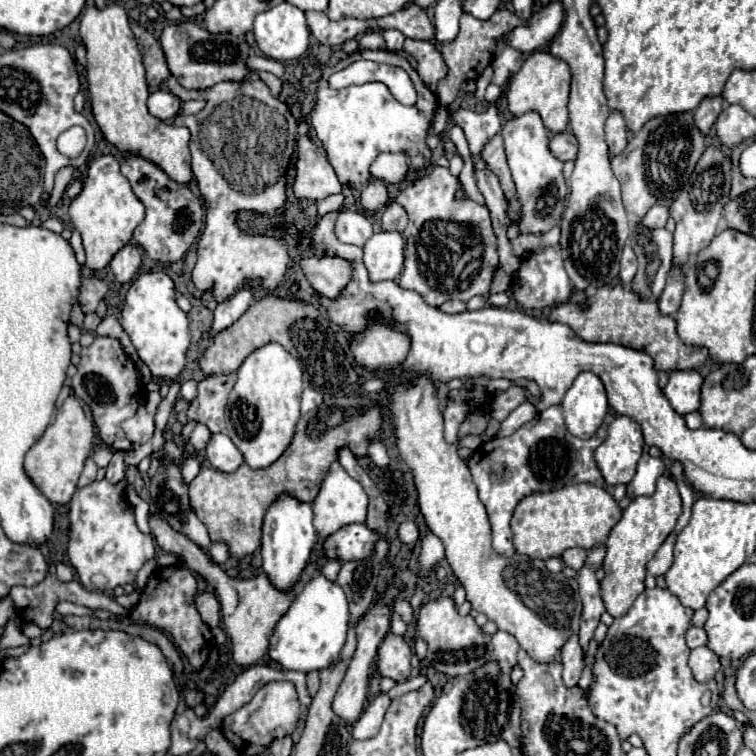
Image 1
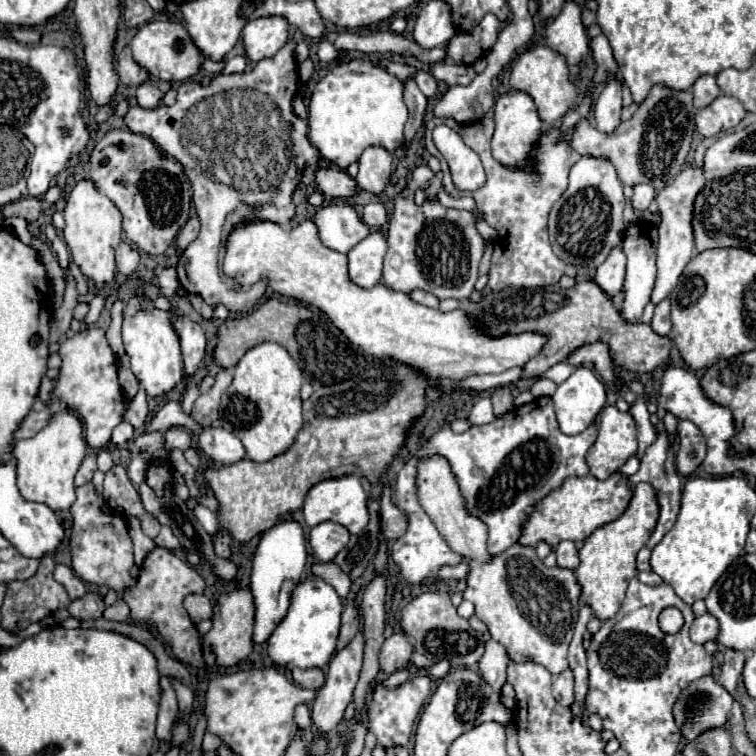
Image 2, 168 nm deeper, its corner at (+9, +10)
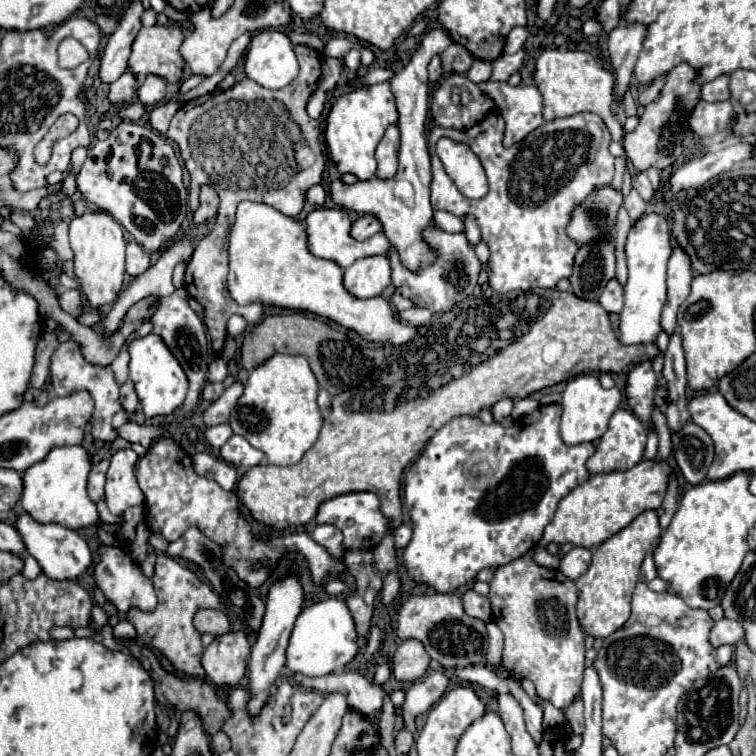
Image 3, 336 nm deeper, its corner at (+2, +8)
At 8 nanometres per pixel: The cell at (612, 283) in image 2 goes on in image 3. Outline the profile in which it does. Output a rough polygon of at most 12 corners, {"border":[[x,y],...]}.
{"border":[[612,278],[600,294],[606,312],[620,312],[624,286]]}

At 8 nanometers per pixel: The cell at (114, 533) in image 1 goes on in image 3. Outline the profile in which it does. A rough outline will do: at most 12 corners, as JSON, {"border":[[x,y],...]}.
{"border":[[98,546],[96,586],[118,608],[156,608],[126,546]]}

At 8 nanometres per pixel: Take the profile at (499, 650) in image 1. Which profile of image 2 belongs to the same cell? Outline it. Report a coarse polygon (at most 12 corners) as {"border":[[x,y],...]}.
{"border":[[489,640],[479,670],[493,690],[507,682],[509,658],[499,642]]}

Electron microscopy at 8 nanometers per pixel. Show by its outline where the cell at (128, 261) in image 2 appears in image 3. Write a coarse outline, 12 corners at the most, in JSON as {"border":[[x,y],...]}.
{"border":[[138,244],[126,246],[126,272],[136,278],[150,268],[150,254]]}

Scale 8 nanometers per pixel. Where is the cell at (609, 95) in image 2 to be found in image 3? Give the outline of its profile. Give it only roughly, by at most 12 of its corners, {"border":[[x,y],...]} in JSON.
{"border":[[622,24],[608,48],[622,102],[646,28]]}

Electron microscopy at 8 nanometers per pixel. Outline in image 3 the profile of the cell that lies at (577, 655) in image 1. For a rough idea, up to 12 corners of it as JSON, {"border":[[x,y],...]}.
{"border":[[582,696],[564,710],[566,726],[574,734],[584,730]]}

